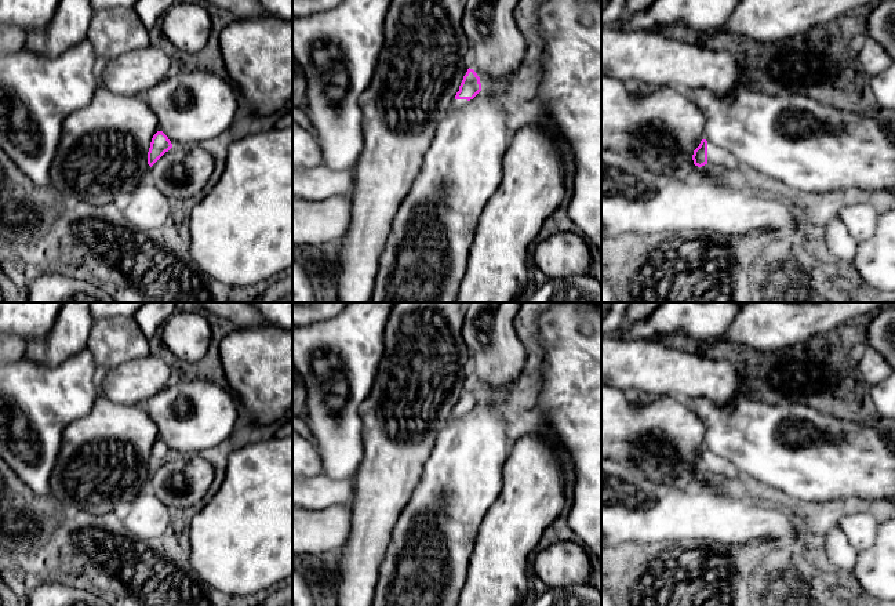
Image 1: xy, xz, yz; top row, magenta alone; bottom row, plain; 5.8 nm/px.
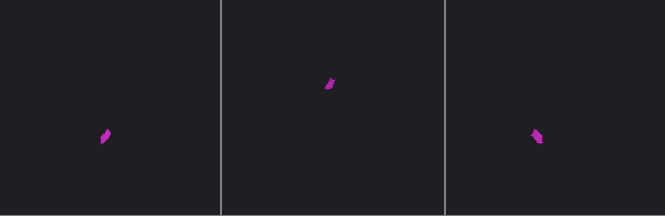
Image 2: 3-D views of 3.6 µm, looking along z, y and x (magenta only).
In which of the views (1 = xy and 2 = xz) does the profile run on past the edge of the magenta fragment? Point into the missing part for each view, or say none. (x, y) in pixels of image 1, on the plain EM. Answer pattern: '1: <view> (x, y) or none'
1: none
2: xz (455, 413)

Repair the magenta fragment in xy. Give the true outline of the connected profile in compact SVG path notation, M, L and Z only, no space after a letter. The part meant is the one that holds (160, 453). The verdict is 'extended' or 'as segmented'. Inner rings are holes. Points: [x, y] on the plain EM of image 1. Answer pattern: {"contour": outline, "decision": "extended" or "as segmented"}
{"contour": "M157 440L150 451L148 473L152 476L165 461L172 457L171 450L163 440Z", "decision": "as segmented"}

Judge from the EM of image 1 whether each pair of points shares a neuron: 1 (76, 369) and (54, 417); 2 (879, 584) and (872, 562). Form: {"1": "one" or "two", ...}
{"1": "one", "2": "one"}

